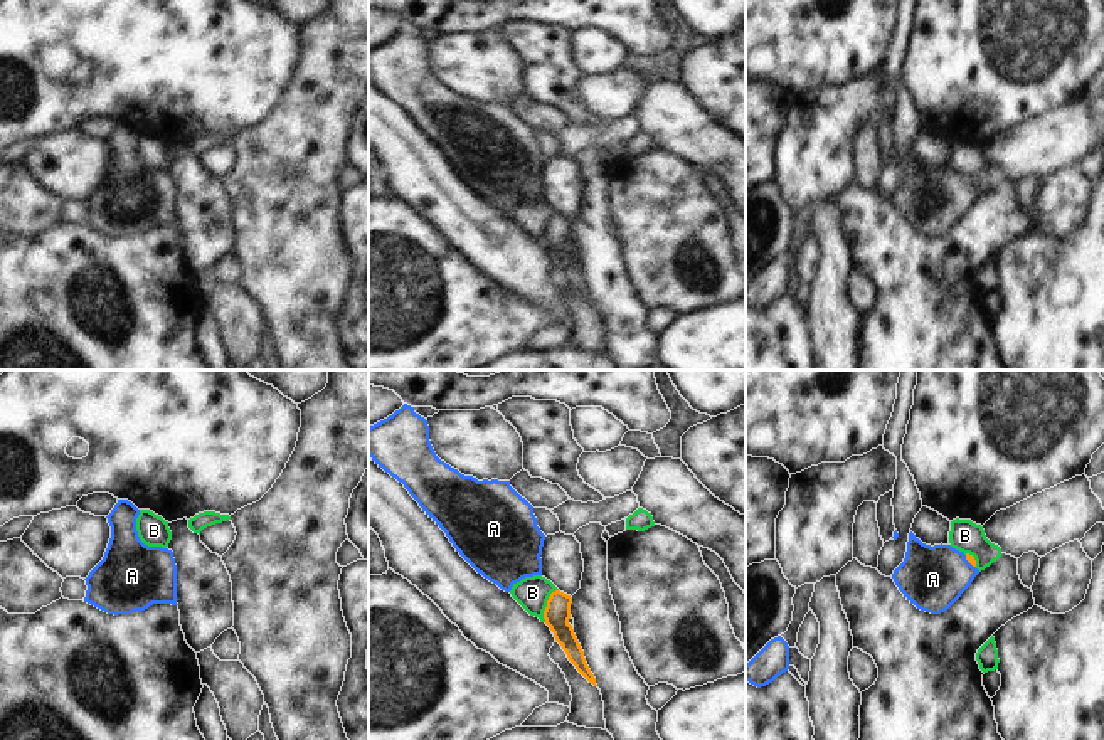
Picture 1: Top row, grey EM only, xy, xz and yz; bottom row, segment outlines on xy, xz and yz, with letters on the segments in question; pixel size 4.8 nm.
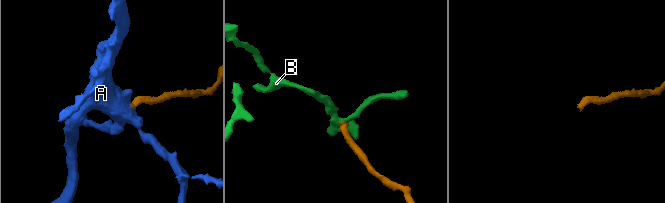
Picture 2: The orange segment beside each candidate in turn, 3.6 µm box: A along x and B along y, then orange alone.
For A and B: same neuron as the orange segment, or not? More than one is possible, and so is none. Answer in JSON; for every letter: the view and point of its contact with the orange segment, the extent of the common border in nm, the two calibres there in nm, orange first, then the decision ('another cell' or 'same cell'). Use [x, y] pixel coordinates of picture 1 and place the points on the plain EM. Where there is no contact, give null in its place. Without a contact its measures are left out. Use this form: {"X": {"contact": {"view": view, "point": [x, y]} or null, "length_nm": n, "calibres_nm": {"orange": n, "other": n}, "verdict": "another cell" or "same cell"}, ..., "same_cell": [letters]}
{"A": {"contact": {"view": "yz", "point": [970, 185]}, "length_nm": 80, "calibres_nm": {"orange": 40, "other": 300}, "verdict": "same cell"}, "B": {"contact": {"view": "xz", "point": [547, 227]}, "length_nm": 170, "calibres_nm": {"orange": 130, "other": 160}, "verdict": "another cell"}, "same_cell": ["A"]}

